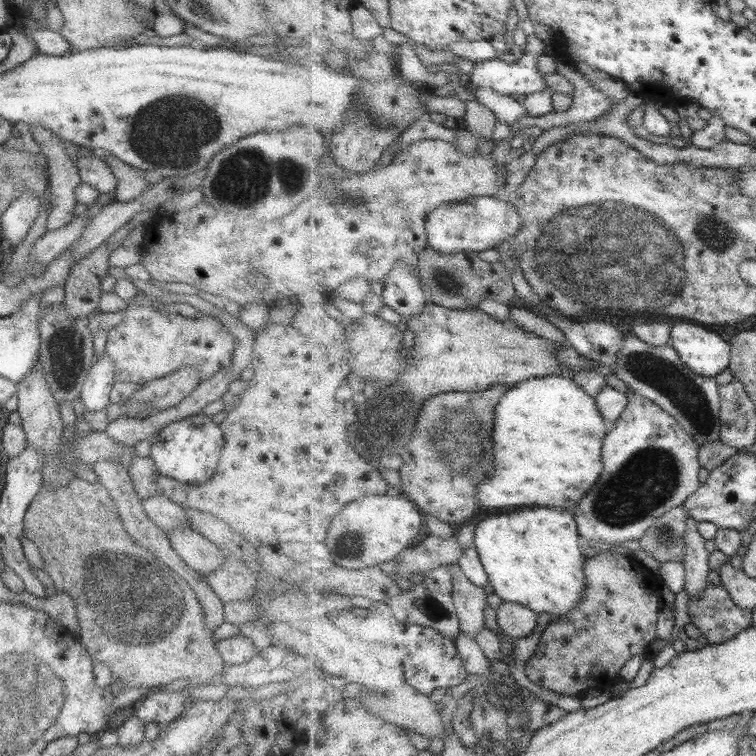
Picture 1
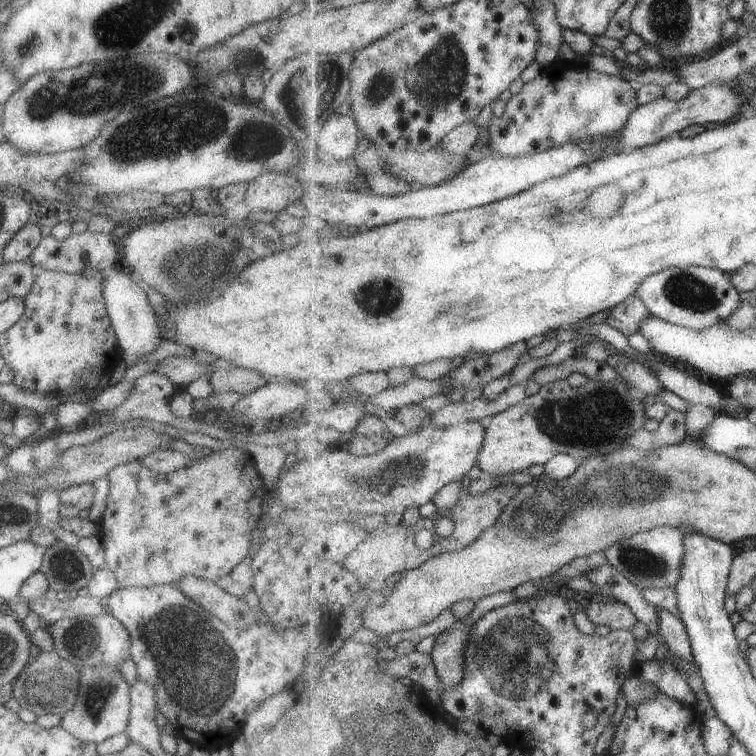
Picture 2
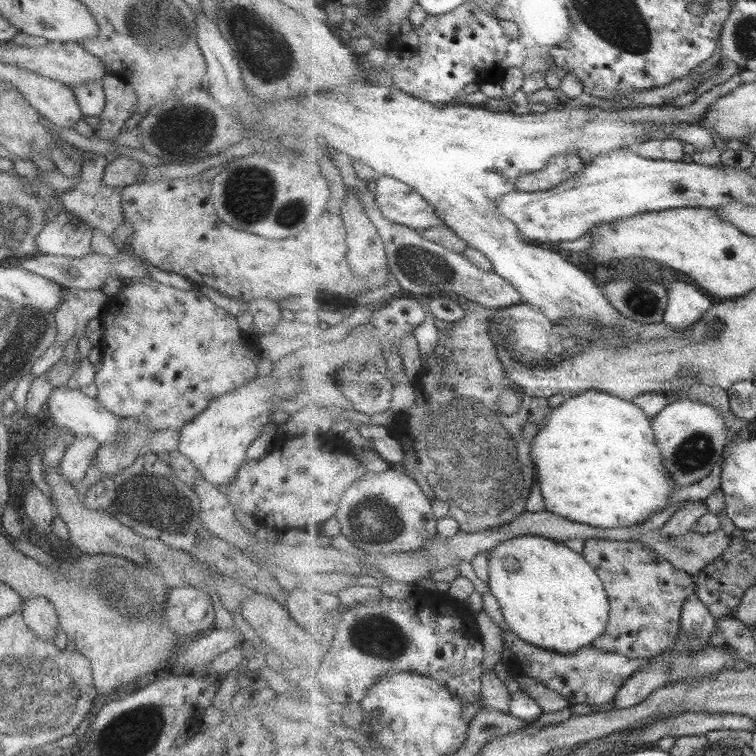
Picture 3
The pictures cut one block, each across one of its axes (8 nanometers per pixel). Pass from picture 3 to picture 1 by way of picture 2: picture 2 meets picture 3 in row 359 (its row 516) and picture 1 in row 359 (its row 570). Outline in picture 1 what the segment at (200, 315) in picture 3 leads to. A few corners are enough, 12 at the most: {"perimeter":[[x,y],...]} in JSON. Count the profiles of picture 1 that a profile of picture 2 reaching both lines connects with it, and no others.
{"perimeter":[[126,302],[106,332],[115,381],[193,367],[228,371],[234,338],[215,316]]}

